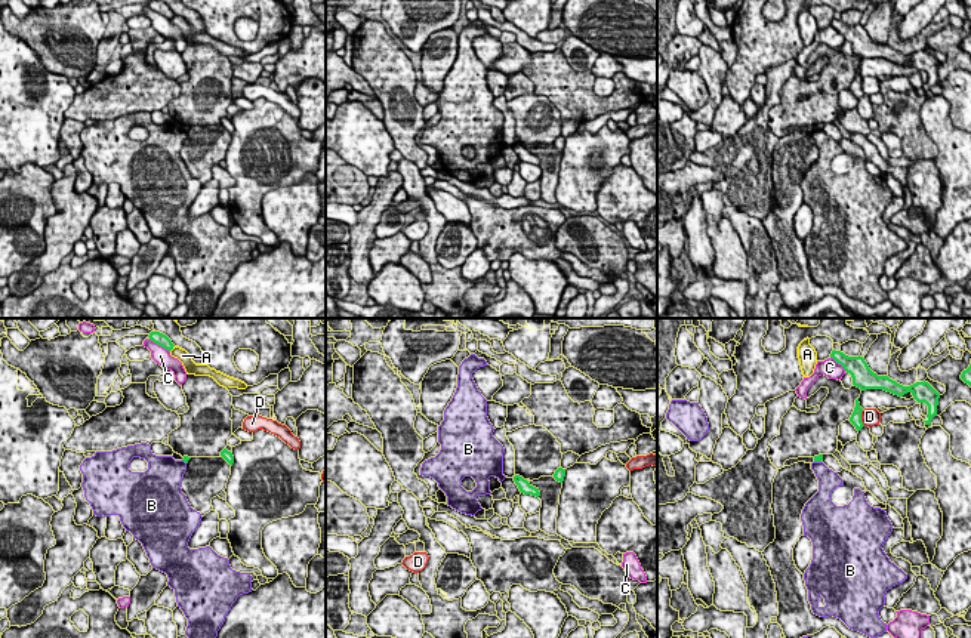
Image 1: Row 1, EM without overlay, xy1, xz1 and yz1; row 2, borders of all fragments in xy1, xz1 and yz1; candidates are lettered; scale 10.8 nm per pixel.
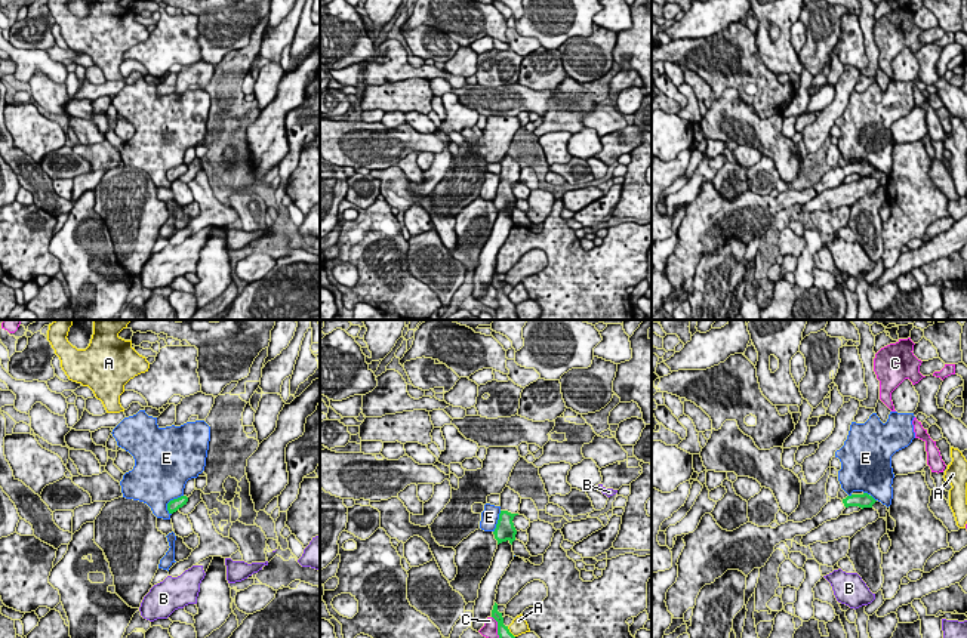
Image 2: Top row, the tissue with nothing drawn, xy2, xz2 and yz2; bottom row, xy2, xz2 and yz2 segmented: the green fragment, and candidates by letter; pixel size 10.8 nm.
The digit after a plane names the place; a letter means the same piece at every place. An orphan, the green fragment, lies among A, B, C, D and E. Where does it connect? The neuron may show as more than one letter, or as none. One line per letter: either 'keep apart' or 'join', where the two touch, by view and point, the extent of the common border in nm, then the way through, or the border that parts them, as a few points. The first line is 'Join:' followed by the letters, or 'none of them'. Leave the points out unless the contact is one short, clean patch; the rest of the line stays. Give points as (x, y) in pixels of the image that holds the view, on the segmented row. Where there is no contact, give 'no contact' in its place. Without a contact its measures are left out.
Join: none of them
A: keep apart | xy1 (172, 348) | 90 nm | along xy1 (173, 345), (170, 351)
B: keep apart | yz1 (817, 461) | 80 nm | along yz1 (814, 461), (820, 462)
C: keep apart | xy1 (159, 345) | 280 nm
D: keep apart | yz1 (860, 418) | 180 nm | along yz1 (862, 410), (862, 422), (865, 425)
E: keep apart | xy2 (169, 502) | 260 nm

